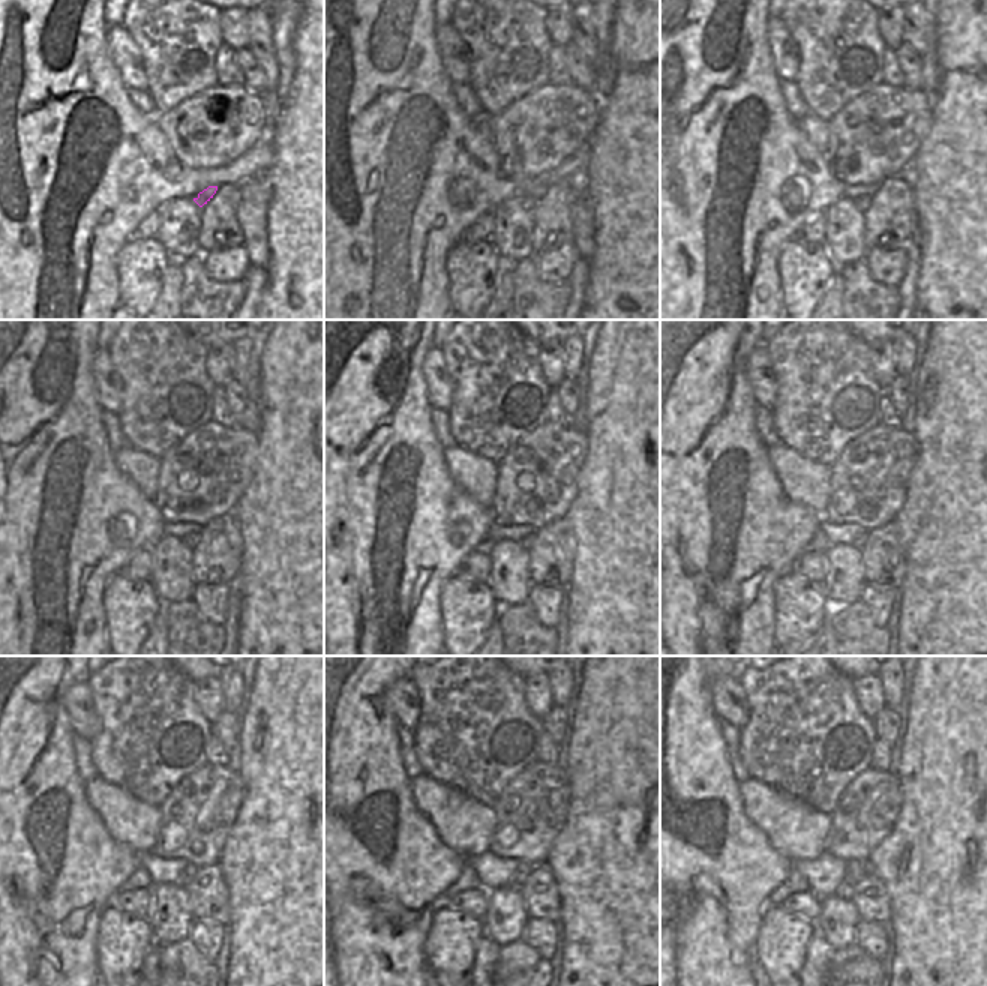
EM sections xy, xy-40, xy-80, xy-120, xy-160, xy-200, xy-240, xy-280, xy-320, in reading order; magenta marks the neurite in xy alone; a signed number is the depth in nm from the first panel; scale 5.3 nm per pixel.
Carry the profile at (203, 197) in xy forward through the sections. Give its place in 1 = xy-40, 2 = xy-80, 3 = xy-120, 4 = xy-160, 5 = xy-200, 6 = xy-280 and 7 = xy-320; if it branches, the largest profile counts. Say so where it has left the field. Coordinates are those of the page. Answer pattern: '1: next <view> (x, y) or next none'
1: next xy-40 (530, 203)
2: next xy-80 (863, 204)
3: next xy-120 (191, 541)
4: next xy-160 (527, 542)
5: next xy-200 (860, 542)
6: next xy-280 (524, 869)
7: next xy-320 (855, 871)

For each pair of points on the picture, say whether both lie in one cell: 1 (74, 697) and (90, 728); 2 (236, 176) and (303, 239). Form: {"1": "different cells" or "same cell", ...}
{"1": "same cell", "2": "different cells"}

